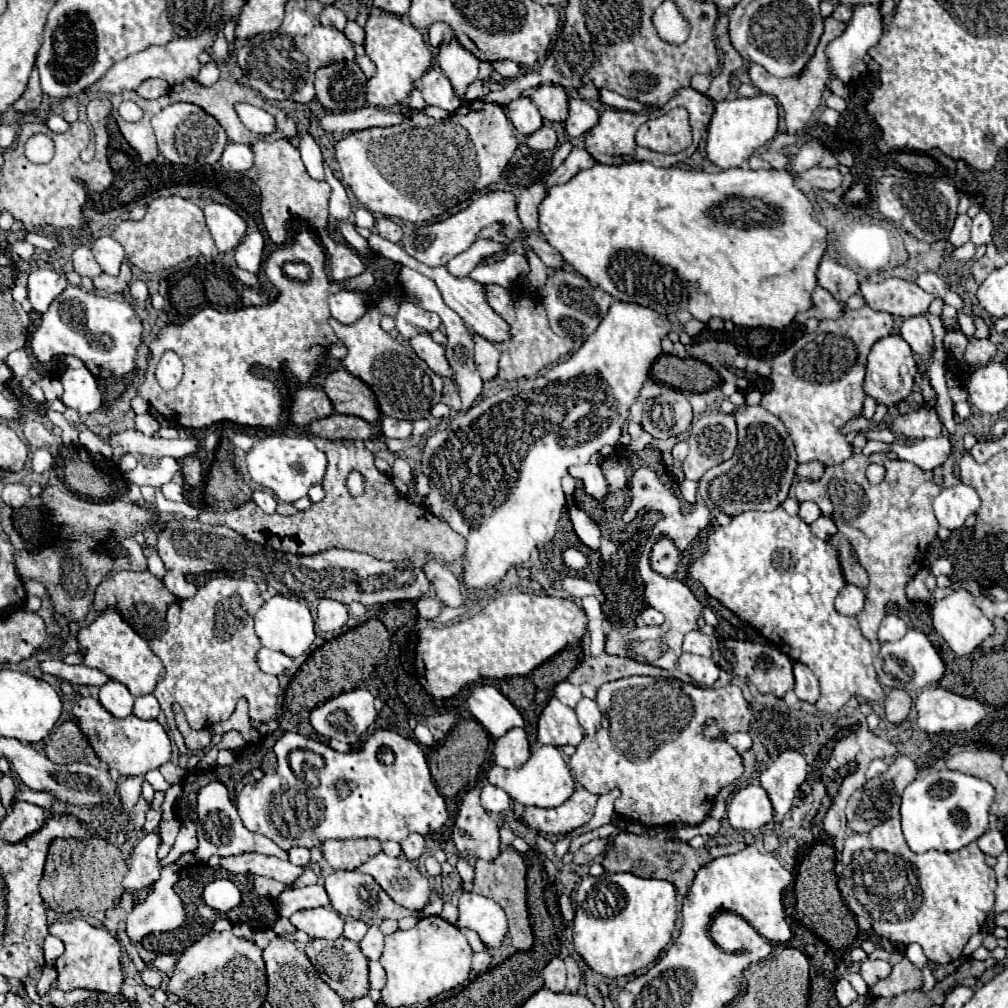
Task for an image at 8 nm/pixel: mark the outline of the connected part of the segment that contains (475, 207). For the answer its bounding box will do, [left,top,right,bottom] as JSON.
[402,190,564,268]

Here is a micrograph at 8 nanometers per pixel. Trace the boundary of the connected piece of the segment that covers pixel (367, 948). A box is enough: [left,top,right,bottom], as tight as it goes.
[360,926,384,960]

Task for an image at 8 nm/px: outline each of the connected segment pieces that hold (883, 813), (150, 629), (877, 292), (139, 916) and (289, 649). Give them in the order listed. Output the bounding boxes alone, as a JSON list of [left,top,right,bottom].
[[846,756,916,834],[94,570,176,640],[860,278,934,318],[126,864,184,942],[254,594,316,658]]

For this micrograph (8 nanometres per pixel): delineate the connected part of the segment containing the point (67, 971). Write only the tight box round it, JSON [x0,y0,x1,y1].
[52,920,124,994]

